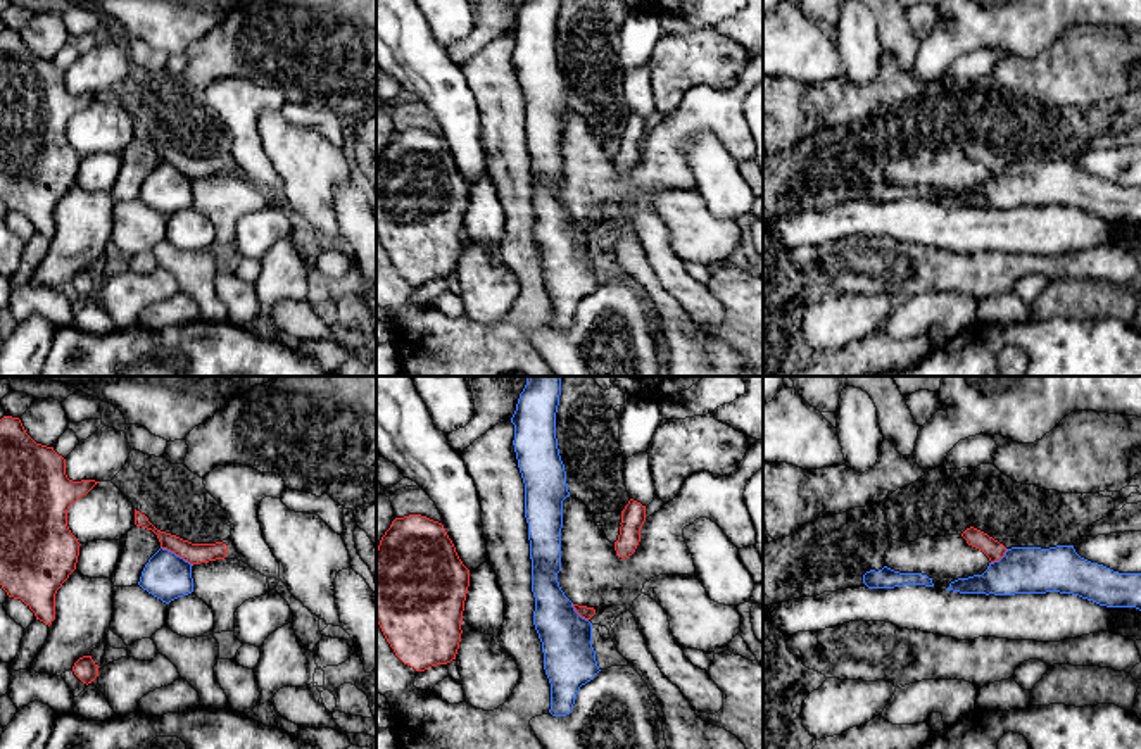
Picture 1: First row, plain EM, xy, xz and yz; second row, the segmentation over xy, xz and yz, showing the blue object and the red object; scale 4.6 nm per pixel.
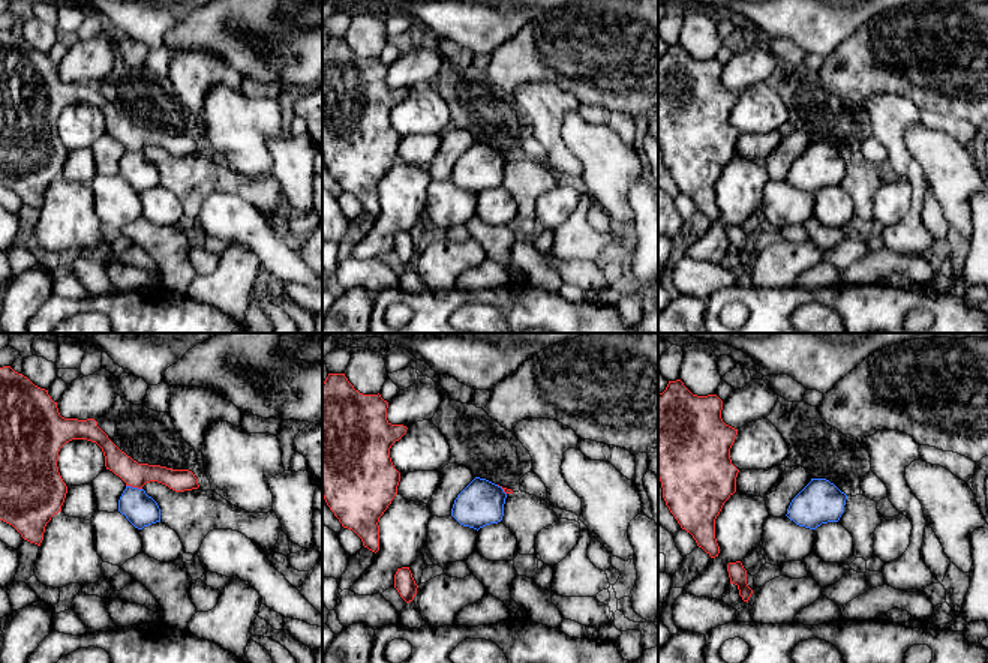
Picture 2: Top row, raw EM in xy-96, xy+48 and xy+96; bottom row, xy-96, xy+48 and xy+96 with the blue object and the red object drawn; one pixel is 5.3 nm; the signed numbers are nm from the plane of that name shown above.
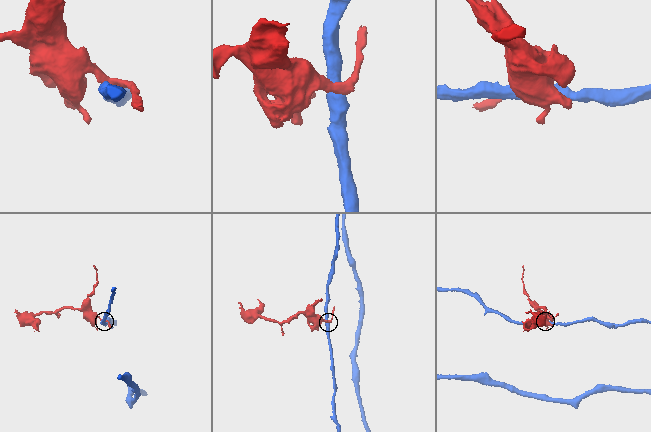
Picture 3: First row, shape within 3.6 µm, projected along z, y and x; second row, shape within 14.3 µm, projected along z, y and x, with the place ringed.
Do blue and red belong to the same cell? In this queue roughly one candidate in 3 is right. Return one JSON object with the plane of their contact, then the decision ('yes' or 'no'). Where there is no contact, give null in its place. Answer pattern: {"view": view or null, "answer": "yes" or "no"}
{"view": "xy", "answer": "no"}

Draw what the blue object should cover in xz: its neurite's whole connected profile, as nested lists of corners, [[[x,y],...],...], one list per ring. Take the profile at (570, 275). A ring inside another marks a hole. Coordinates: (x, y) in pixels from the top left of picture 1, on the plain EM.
[[[525,0],[514,38],[514,66],[525,97],[533,238],[542,255],[551,297],[552,330],[571,326],[582,299],[601,283],[592,261],[592,236],[582,231],[559,200],[563,114],[570,110],[556,52],[561,0]]]

